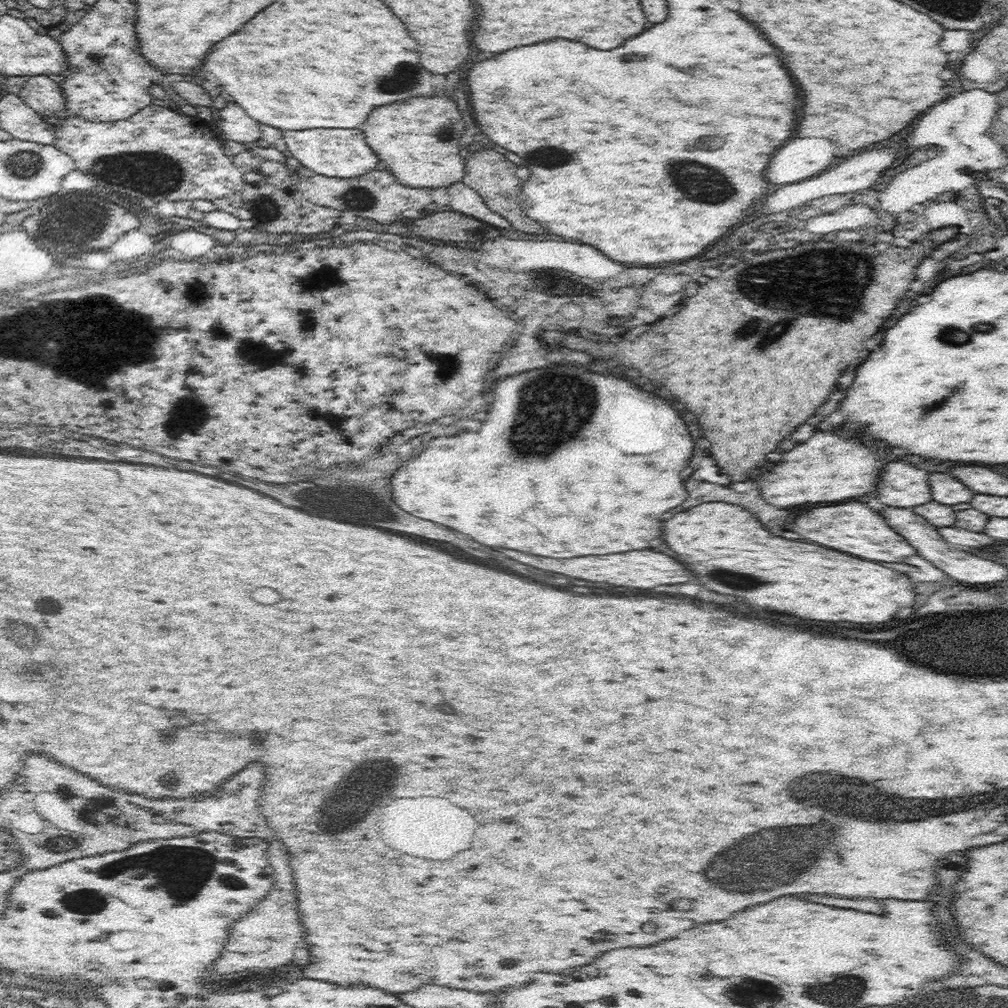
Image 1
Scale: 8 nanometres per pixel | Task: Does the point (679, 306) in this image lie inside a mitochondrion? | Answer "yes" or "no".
no

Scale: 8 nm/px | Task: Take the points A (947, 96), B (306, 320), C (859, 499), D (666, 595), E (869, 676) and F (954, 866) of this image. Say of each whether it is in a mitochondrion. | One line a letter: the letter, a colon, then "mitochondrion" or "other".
A: other
B: mitochondrion
C: other
D: other
E: other
F: other

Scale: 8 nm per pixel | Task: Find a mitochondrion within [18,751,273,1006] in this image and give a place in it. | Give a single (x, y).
(184, 868)

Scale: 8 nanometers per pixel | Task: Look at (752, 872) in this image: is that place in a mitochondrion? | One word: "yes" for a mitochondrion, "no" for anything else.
yes

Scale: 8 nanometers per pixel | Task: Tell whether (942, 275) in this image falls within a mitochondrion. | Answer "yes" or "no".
no

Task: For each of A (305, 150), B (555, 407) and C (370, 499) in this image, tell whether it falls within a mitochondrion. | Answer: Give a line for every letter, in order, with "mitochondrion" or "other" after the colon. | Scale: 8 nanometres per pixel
A: other
B: mitochondrion
C: mitochondrion

